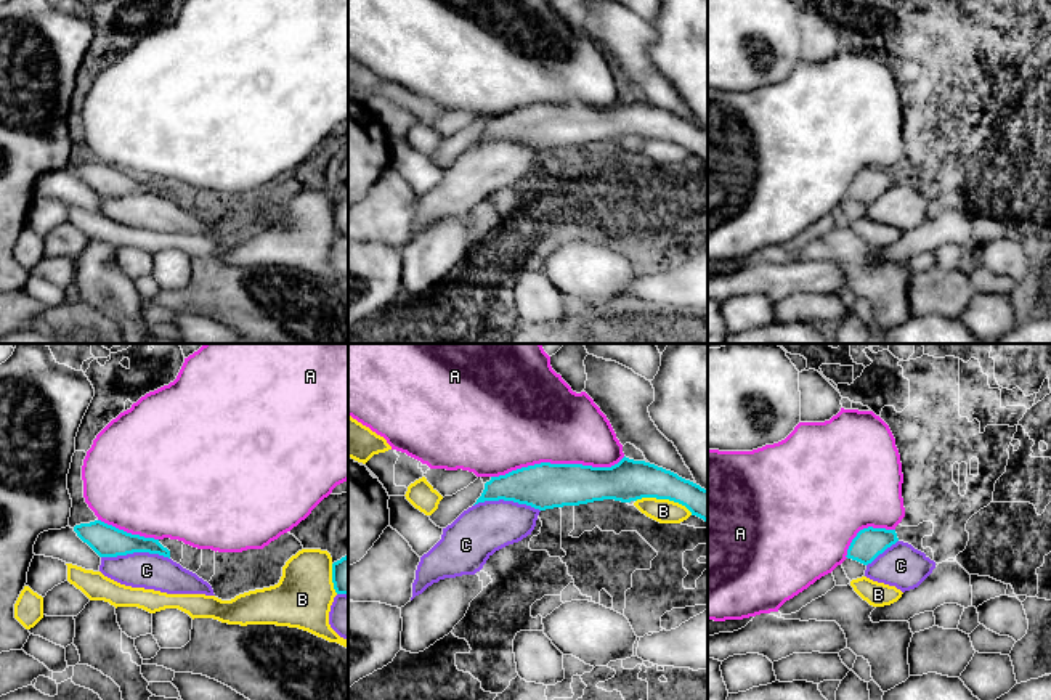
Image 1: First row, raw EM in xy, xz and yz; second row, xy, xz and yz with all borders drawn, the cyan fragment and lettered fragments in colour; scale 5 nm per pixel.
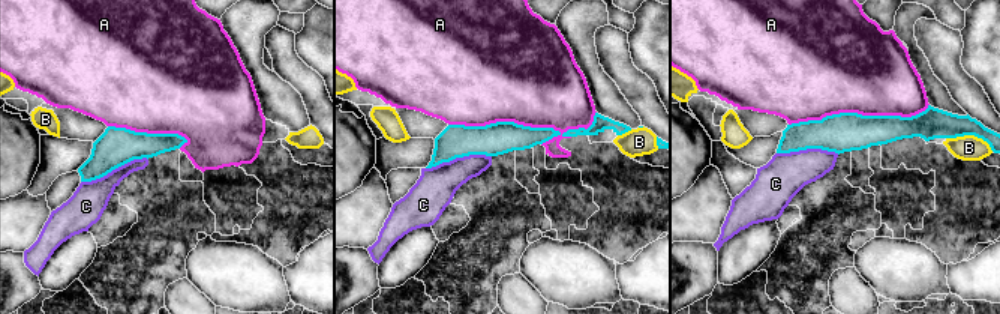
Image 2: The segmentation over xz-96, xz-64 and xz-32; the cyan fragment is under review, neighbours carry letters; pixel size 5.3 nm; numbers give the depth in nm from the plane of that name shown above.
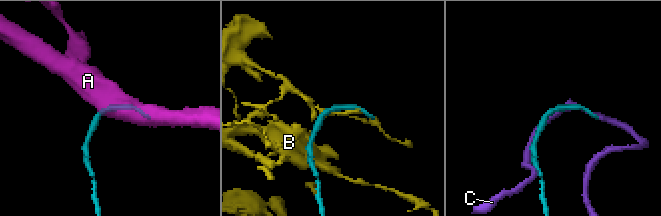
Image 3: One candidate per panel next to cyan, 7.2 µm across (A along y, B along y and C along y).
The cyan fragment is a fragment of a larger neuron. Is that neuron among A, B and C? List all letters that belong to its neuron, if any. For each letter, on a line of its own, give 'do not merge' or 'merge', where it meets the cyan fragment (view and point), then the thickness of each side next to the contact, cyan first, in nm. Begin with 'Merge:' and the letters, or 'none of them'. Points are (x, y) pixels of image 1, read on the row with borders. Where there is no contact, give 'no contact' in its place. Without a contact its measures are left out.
Merge: C
A: do not merge; contact xz (557, 464); calibres 220 and 440 nm
B: do not merge; contact xz (665, 498); calibres 200 and 120 nm
C: merge; contact xy (135, 551); calibres 160 and 180 nm

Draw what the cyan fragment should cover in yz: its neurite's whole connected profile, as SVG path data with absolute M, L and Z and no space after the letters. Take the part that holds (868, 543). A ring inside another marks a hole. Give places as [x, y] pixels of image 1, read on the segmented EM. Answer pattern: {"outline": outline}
{"outline": "M886 528L860 530L846 557L863 564L866 578L902 592L918 588L935 568L935 562L924 552L900 541L895 530Z"}

